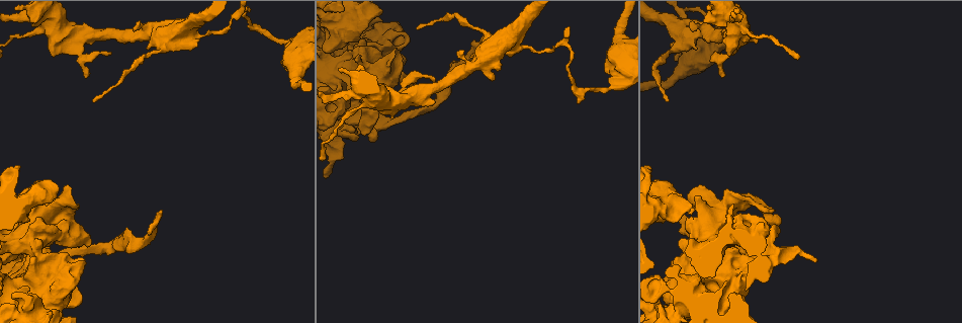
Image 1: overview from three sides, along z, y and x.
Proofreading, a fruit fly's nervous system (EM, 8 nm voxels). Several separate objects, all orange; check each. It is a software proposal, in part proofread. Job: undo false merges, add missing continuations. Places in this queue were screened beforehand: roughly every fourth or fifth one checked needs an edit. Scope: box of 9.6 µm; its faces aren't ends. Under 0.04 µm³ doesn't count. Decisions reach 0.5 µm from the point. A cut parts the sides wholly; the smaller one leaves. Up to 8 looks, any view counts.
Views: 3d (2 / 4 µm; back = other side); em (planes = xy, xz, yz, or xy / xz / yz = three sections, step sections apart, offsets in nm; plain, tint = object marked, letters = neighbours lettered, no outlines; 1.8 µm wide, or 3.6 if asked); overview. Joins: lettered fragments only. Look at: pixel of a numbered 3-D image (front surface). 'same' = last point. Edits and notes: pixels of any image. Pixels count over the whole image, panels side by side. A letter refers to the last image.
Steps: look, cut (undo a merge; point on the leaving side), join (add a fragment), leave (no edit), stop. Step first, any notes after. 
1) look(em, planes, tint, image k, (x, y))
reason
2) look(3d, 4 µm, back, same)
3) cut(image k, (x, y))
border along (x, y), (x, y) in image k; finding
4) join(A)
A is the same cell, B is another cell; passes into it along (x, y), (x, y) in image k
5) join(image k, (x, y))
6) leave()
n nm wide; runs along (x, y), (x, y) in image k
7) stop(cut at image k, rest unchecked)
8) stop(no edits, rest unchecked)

look(3d, 2 µm, image 1, (76, 271))
thick turns thin

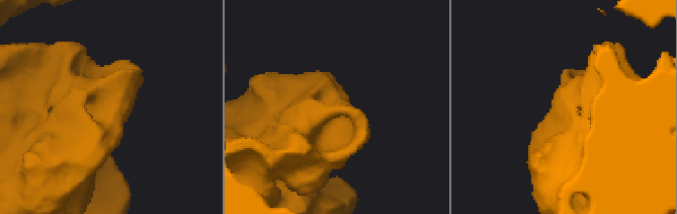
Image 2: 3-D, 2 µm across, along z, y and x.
look(em, planes, tint, image 2, (337, 113))
need the tissue

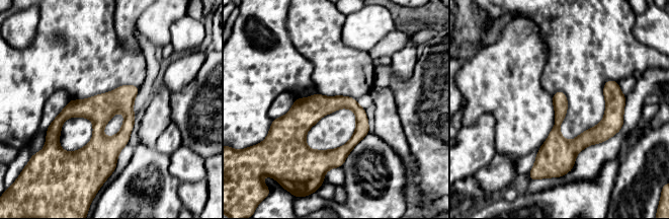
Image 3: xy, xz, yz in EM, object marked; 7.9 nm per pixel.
look(em, planes, letters, same)
what lies round it

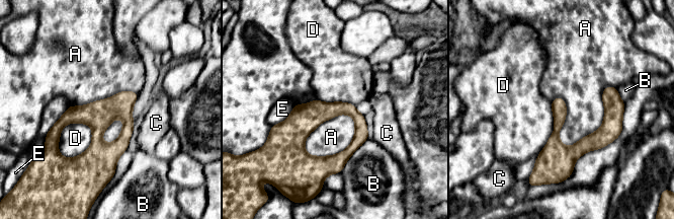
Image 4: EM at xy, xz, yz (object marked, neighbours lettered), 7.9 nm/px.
leave()
A, B, C, D and E are other cells; border along (615, 87), (603, 123), (566, 147) in image 4; one neuron here

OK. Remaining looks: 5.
look(em, 3.6 µm, planes, letters, image 1, (162, 211))
free end

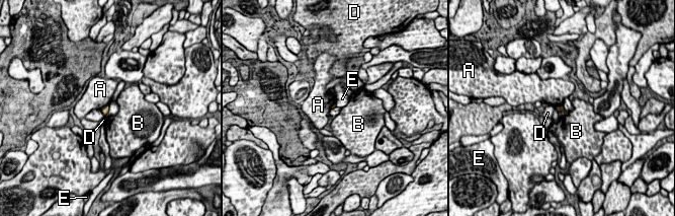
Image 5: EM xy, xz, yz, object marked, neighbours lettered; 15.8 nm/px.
leave()
A, B, D and E are other cells; border along (108, 104), (108, 113), (105, 116) in image 5; no lettered fragment goes on from it

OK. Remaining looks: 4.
look(3d, 4 µm, image 1, (619, 80))

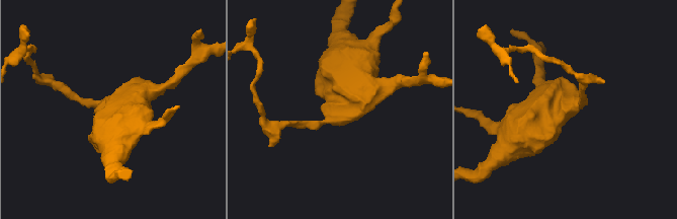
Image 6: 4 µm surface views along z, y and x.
look(em, planes, plain, image 6, (339, 106))
shape alone is not enough

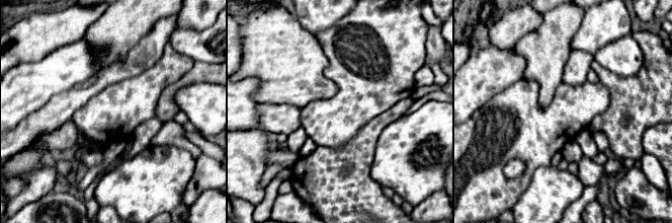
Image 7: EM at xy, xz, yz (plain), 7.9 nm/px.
look(em, planes, letters, same)
see the neighbours

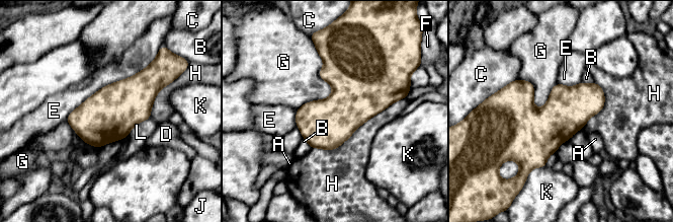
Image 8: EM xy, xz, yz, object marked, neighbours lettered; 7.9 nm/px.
leave()
H touches over 850 nm; A, B, C, D, E, F, G, H, J, K and L are other cells; border along (315, 46), (332, 92), (297, 109) in image 8; one neuron here

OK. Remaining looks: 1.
stop(no edits, rest unchecked)

